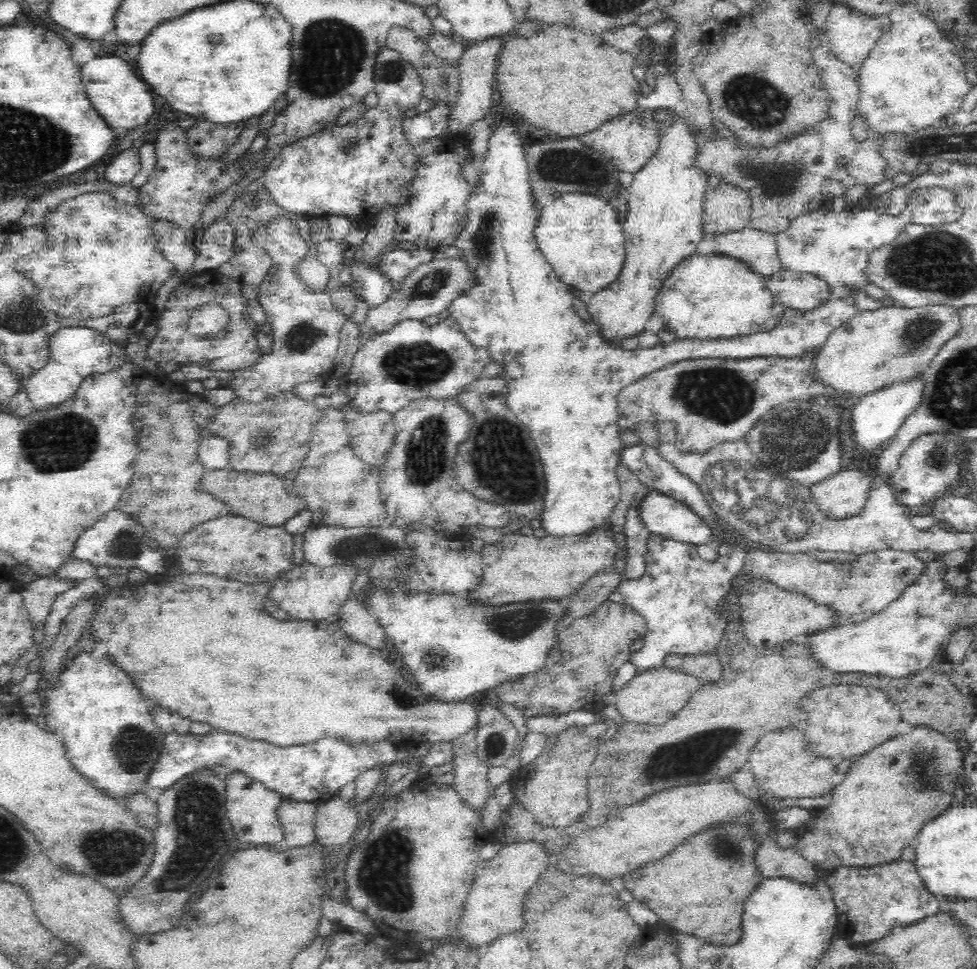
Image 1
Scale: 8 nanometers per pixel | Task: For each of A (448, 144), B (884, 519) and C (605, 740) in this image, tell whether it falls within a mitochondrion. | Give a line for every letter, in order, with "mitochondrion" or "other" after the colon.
A: other
B: other
C: other

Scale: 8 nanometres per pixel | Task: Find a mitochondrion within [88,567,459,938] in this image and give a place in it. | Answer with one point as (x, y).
(199, 829)

